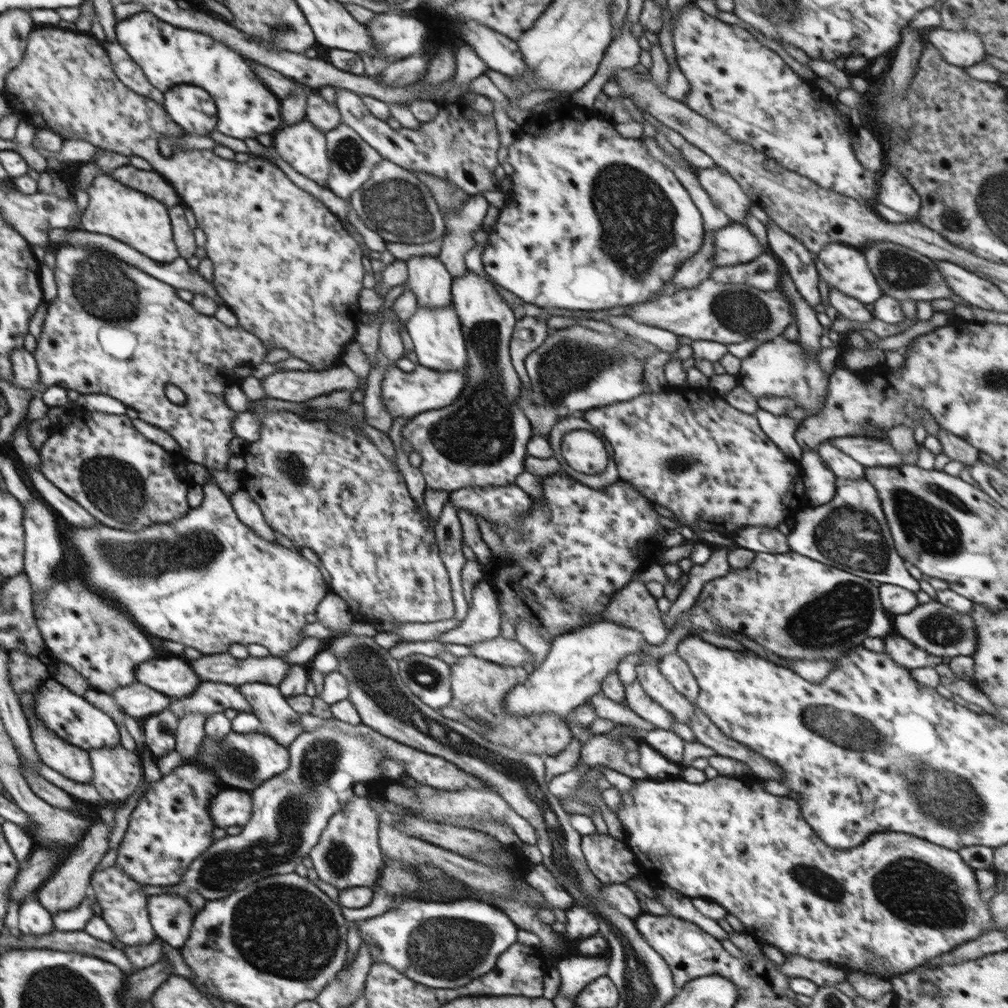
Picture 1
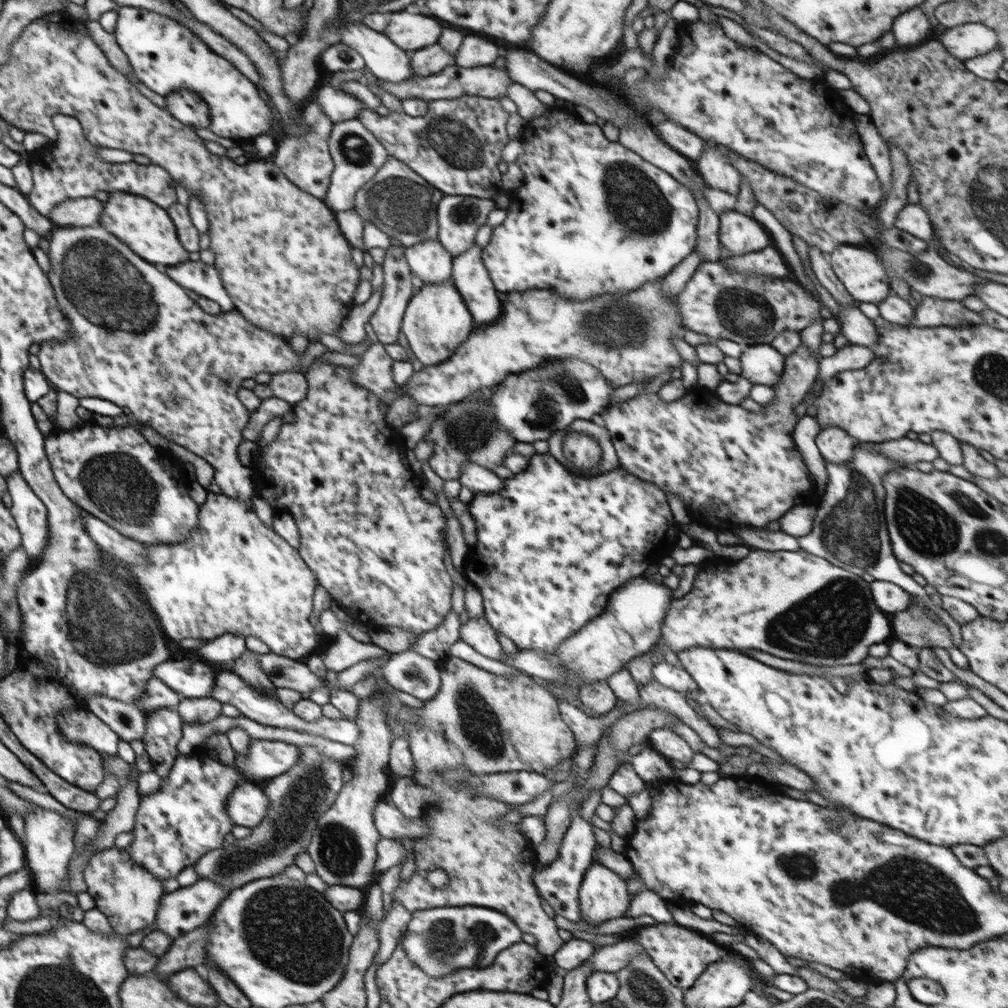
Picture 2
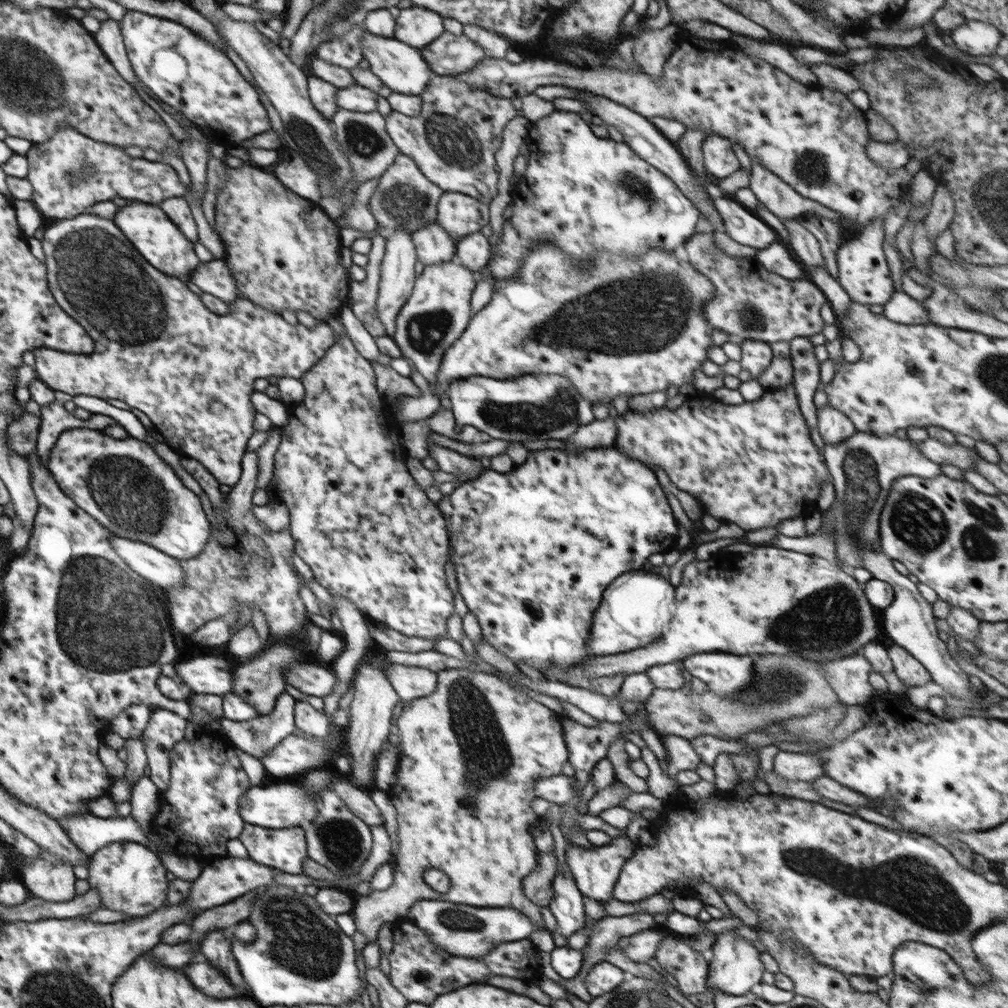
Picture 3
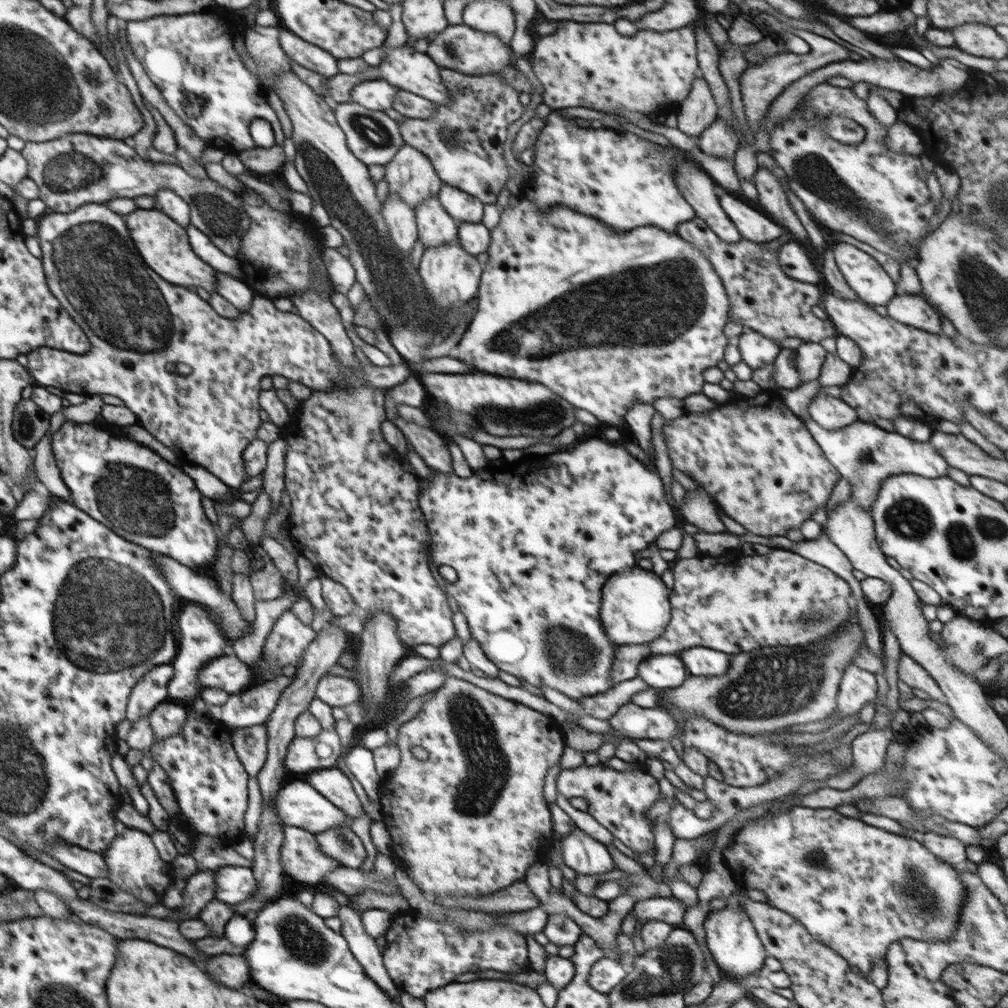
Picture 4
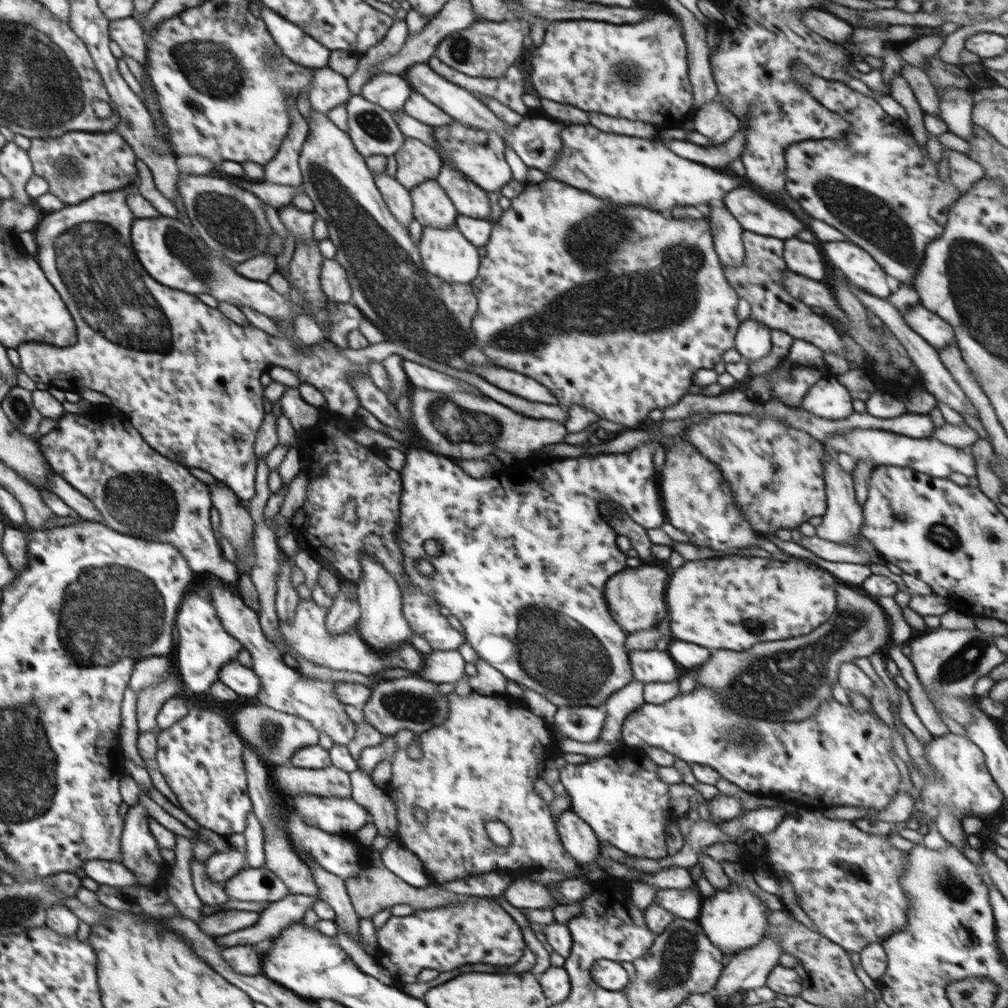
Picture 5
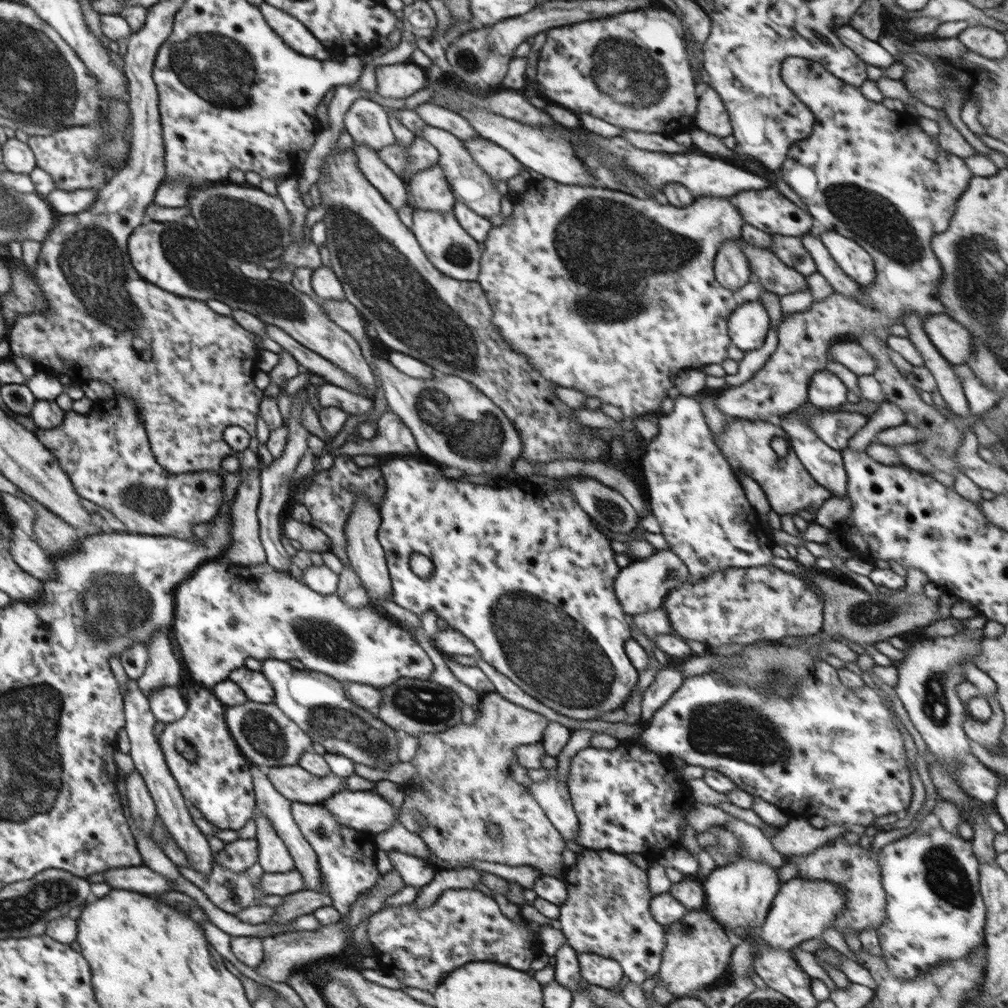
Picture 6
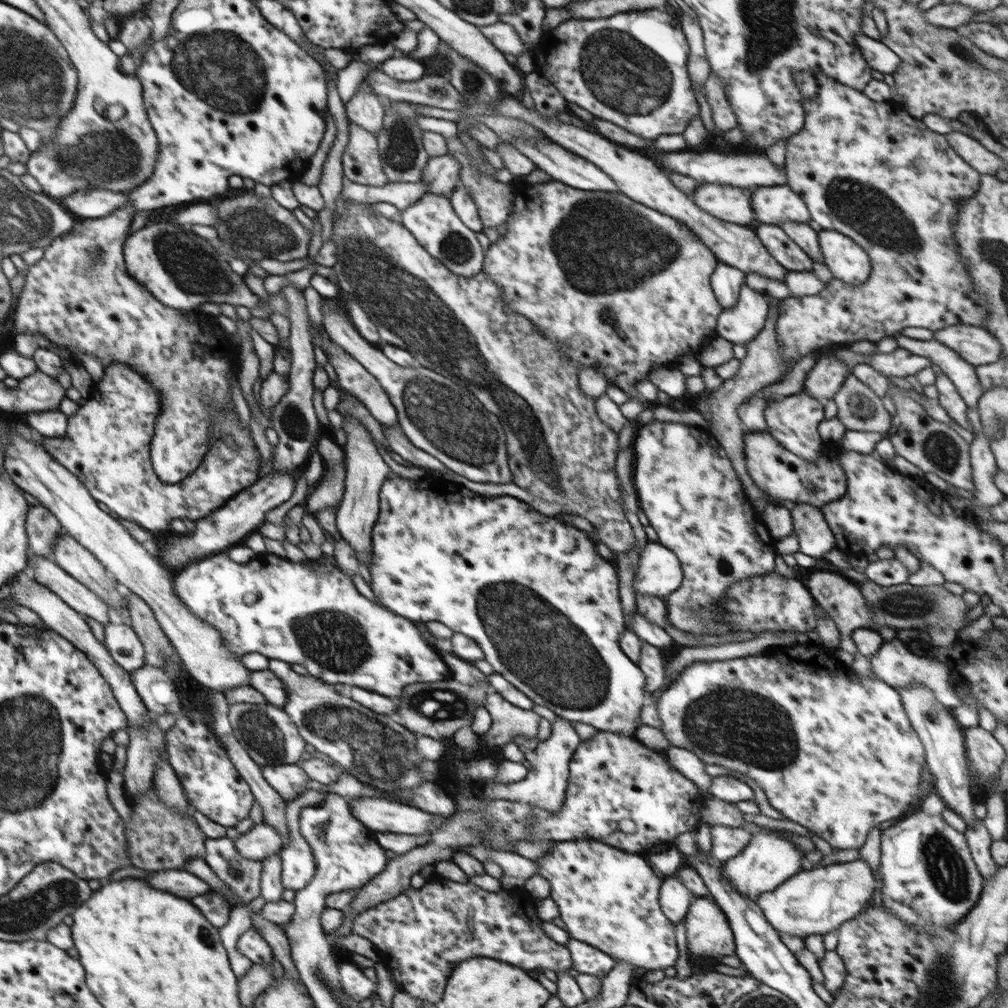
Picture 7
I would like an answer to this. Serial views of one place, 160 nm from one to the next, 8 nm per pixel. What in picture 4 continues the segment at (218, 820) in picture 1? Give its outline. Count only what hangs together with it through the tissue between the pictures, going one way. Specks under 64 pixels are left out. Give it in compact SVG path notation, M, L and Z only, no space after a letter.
M292 782L288 786L283 786L276 798L275 810L285 826L303 828L311 833L323 833L329 828L345 825L349 818L345 812L342 812L307 782Z

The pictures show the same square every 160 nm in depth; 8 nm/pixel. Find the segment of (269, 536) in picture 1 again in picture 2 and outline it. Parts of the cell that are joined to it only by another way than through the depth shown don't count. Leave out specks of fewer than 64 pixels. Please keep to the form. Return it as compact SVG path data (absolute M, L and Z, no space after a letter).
M98 222L88 226L56 226L47 239L50 244L47 255L51 262L48 276L55 299L65 319L69 320L74 337L39 343L37 357L42 374L56 390L64 390L76 398L102 398L126 406L134 412L132 418L136 422L150 424L164 438L204 458L215 470L214 481L220 486L221 494L252 507L252 495L257 491L253 478L255 472L253 467L240 463L237 451L244 440L242 431L251 420L251 412L240 402L237 392L242 388L243 380L254 378L259 372L271 375L286 371L303 372L300 368L302 355L292 351L290 339L282 339L282 336L258 328L236 308L216 315L204 312L166 272L136 256Z

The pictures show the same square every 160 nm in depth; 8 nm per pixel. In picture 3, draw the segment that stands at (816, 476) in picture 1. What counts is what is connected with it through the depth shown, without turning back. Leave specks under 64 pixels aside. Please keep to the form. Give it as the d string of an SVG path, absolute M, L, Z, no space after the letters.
M805 336L796 337L790 343L796 396L810 429L816 428L818 424L817 408L812 399L820 382L820 363L814 354L814 347Z

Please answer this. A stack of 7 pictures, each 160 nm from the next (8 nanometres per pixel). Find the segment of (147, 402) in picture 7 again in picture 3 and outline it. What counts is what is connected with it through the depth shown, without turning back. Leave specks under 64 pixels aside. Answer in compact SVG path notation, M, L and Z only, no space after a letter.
M72 428L68 432L62 432L58 437L58 440L54 443L52 450L49 454L49 461L47 462L47 469L53 475L55 482L59 488L68 496L79 508L82 508L89 516L92 516L96 521L100 522L111 534L118 535L128 540L136 540L143 544L148 544L153 548L164 552L168 556L176 560L192 560L196 556L200 556L200 552L204 551L204 546L208 544L208 539L211 537L212 530L210 522L204 513L199 496L196 496L194 492L191 492L186 488L184 482L180 477L172 470L171 466L168 466L166 462L162 462L162 458L156 454L155 450L152 450L146 442L142 440L136 440L136 438L124 438L124 440L116 440L116 438L110 438L98 430L88 430L88 428Z

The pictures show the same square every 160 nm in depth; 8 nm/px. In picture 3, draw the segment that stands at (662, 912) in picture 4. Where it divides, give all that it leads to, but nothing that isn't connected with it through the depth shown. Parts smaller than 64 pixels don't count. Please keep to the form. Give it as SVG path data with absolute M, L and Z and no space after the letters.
M637 912L628 916L604 917L592 927L592 934L587 942L586 960L583 960L578 977L586 979L592 966L602 963L609 950L618 946L623 936L632 936L637 932L652 929L658 923L654 921L654 914Z

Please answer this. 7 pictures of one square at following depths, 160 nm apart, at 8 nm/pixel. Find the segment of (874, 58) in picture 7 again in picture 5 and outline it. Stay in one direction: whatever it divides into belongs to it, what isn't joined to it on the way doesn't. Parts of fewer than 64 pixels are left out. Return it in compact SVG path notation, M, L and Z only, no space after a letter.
M807 10L802 14L802 22L808 29L838 45L850 44L854 27L828 11Z

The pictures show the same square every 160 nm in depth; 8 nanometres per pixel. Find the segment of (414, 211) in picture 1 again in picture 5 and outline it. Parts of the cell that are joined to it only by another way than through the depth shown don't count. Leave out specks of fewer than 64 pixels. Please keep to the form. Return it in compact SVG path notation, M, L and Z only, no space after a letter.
M411 137L405 138L393 157L397 162L395 179L406 190L420 186L427 180L436 180L443 164L436 150Z

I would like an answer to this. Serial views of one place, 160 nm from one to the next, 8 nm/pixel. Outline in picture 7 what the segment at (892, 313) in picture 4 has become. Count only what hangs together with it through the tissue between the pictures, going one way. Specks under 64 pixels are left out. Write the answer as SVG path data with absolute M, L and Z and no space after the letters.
M957 324L933 332L933 338L952 348L975 367L999 361L1002 345L983 326Z

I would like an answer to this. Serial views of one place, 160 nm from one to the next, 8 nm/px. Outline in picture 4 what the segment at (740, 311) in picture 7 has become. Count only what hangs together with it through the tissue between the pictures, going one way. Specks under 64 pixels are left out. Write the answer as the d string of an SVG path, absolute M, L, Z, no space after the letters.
M744 330L736 339L742 360L752 369L762 368L774 362L781 347L776 341L762 336L753 330Z

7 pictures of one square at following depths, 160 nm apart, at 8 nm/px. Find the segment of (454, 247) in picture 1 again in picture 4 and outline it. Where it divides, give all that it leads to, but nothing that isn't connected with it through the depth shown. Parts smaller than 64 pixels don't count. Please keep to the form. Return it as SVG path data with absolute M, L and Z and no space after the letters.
M443 183L436 197L458 223L481 222L484 203L479 198Z

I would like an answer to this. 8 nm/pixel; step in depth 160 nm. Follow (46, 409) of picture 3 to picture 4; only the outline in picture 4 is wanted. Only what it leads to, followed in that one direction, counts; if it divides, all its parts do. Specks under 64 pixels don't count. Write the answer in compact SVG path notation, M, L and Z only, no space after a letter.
M46 432L33 448L36 451L33 459L33 468L35 469L37 480L46 486L52 497L74 504L72 495L70 495L71 491L68 490L66 484L62 481L58 465L56 464L52 450L52 439L52 435Z

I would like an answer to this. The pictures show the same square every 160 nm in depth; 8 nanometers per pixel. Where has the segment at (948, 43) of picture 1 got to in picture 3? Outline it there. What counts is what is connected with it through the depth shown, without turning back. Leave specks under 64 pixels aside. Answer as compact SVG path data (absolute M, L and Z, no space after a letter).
M967 21L949 32L956 47L968 56L994 55L1001 33L993 25L981 21Z

